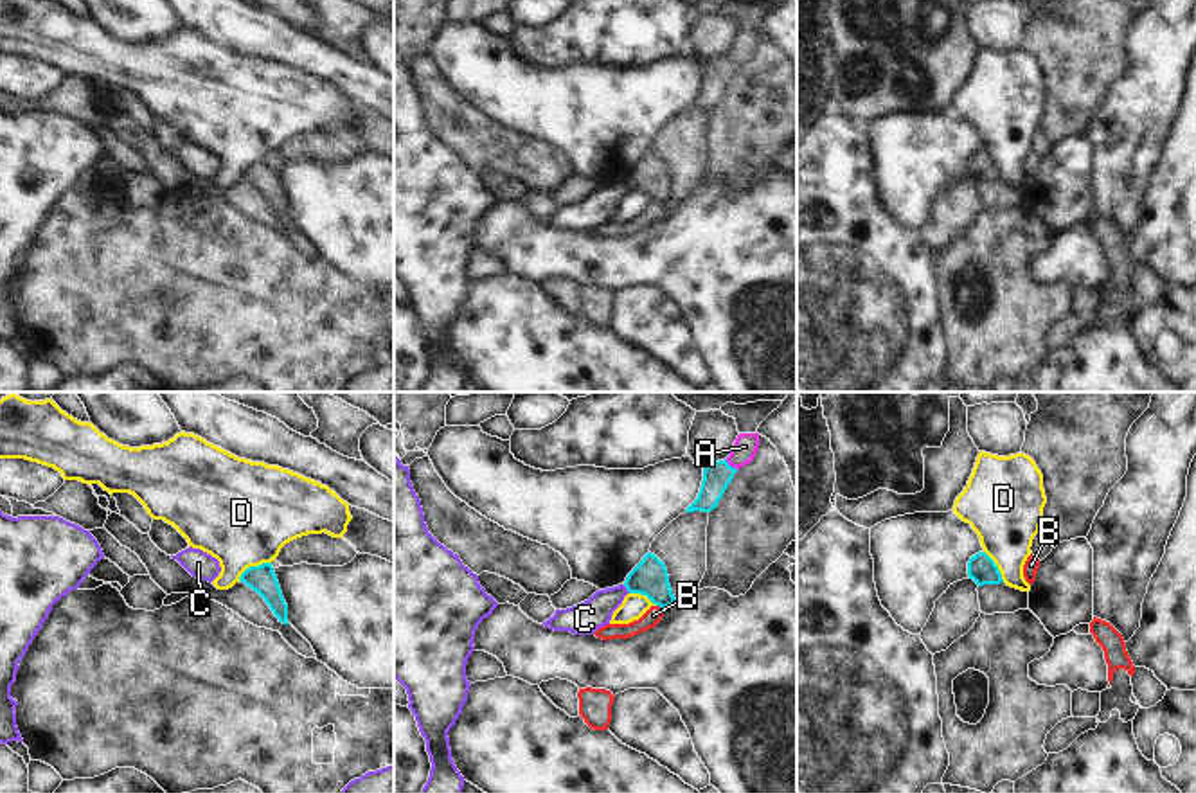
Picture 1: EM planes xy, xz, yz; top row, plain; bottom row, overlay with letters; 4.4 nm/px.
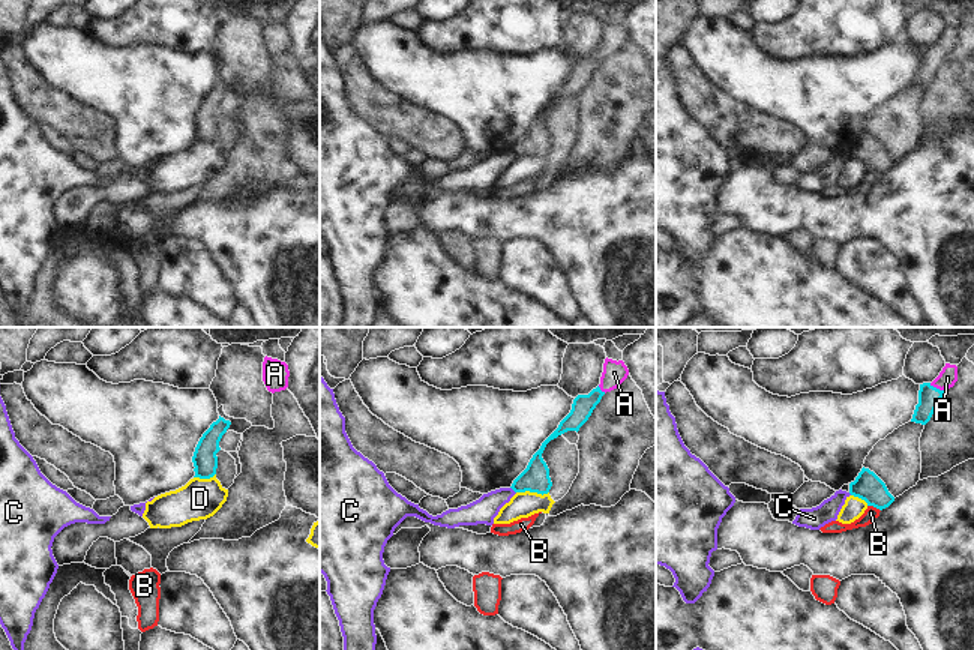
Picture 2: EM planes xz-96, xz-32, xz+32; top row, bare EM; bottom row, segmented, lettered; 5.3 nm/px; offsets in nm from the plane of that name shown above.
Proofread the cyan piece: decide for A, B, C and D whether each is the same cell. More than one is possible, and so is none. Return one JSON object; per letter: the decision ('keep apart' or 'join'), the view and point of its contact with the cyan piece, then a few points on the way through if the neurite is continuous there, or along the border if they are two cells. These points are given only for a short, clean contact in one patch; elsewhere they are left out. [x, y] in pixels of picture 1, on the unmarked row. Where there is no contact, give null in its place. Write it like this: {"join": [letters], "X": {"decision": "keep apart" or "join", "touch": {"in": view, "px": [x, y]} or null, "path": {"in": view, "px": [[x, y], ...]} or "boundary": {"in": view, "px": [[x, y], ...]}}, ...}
{"join": ["A"], "A": {"decision": "join", "touch": {"in": "xz", "px": [731, 63]}, "path": {"in": "xz", "px": [[716, 74], [731, 63], [745, 44]]}}, "B": {"decision": "keep apart", "touch": {"in": "xz", "px": [660, 204]}, "boundary": {"in": "xz", "px": [[657, 202], [664, 207]]}}, "C": {"decision": "keep apart", "touch": {"in": "xz", "px": [626, 186]}, "boundary": {"in": "xz", "px": [[623, 182], [630, 189]]}}, "D": {"decision": "keep apart", "touch": {"in": "xy", "px": [252, 164]}, "boundary": {"in": "xy", "px": [[270, 159], [250, 162], [238, 177]]}}}

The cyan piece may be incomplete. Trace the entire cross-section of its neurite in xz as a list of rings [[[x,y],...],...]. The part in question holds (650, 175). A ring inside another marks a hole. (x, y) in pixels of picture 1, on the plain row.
[[[647,149],[628,171],[624,183],[629,191],[646,192],[653,201],[667,207],[674,201],[669,173],[664,158]]]

